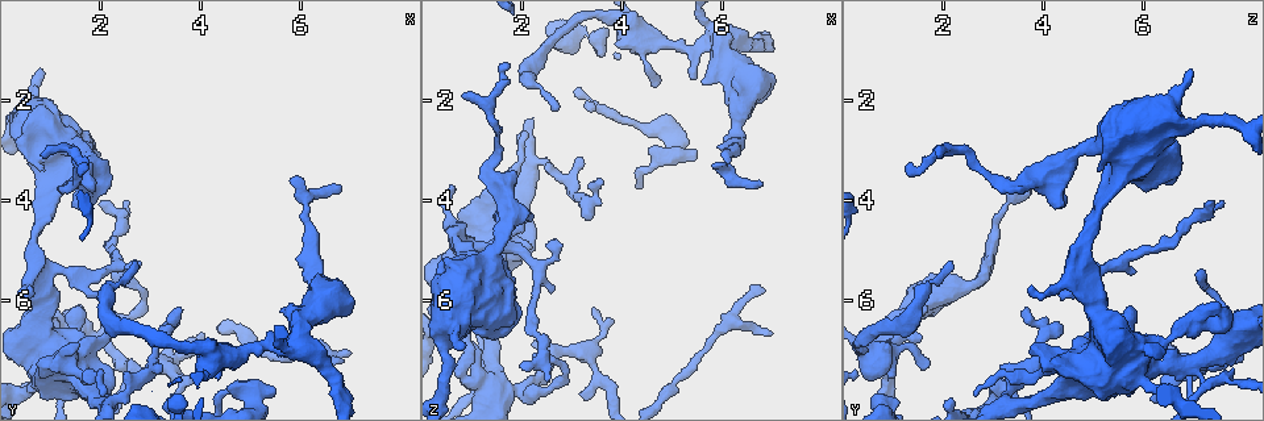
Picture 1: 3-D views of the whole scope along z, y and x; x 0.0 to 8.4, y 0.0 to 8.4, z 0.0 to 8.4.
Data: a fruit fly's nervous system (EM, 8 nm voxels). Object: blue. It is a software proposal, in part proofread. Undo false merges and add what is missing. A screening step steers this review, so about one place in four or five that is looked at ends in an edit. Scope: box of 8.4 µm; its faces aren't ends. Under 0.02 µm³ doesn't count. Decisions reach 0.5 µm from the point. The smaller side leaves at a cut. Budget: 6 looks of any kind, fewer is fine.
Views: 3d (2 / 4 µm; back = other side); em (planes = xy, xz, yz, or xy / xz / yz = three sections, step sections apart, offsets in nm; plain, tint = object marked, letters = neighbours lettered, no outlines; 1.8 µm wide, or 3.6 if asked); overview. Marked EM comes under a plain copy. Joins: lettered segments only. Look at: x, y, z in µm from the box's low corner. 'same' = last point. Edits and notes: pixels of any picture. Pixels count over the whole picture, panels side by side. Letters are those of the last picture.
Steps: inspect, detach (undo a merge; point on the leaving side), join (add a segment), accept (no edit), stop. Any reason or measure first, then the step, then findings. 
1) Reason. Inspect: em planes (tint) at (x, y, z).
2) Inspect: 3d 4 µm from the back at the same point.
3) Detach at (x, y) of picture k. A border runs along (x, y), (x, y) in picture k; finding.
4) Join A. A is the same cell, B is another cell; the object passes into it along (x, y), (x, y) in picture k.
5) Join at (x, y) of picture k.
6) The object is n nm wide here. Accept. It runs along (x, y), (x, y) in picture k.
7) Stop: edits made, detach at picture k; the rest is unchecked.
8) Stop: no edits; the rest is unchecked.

Tapers out. Inspect: em xz step 4 (tint) at (3.65, 6.20, 3.60).

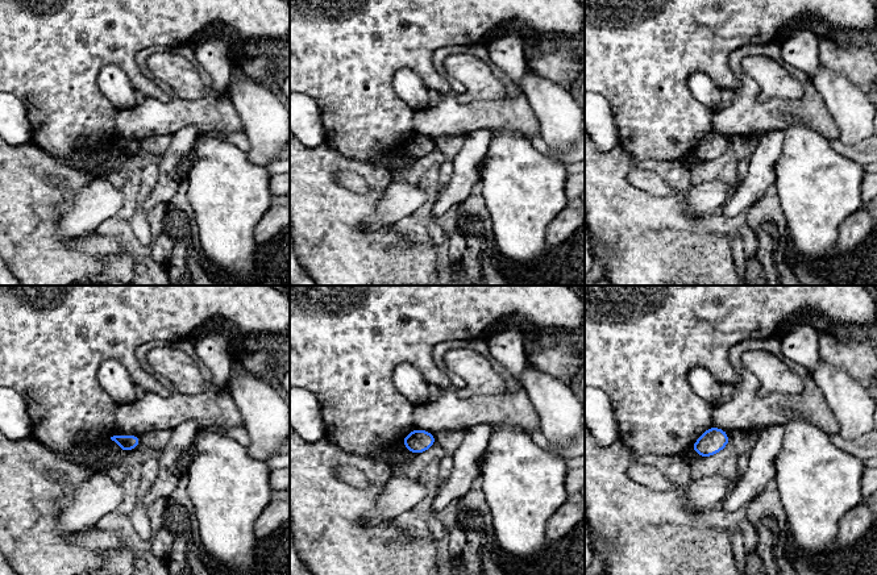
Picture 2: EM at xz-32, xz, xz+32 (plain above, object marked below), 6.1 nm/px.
What lies round it. Inspect: em xz step 4 (letters) at the same point.

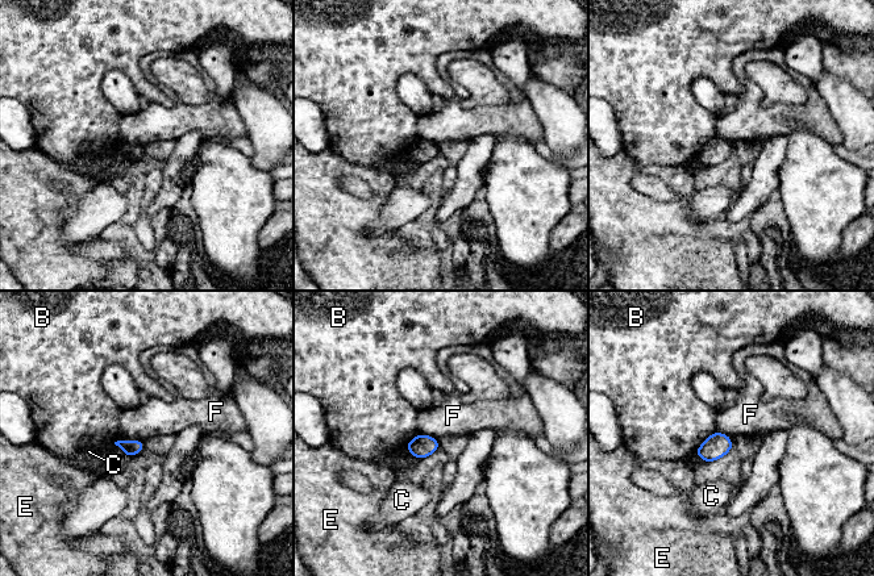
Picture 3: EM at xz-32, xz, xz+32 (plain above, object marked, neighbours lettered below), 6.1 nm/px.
The longest contact is with B, 190 nm. Accept. B, C, E and F are other cells; no lettered segment goes on from it.

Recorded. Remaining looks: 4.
Thin neck. Inspect: em xz step 16 (letters) at (1.40, 7.20, 7.00).

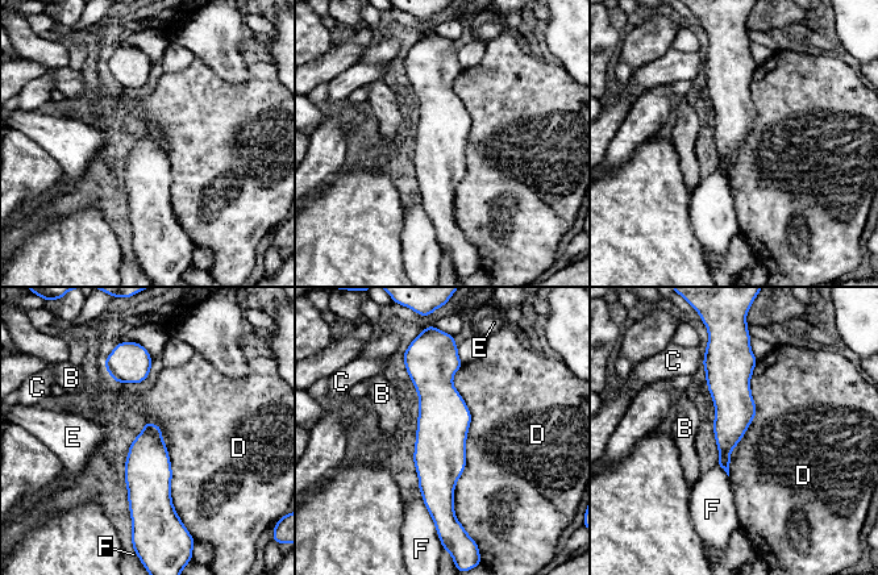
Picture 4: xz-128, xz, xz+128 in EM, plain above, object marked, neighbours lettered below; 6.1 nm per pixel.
Inspect: em planes (letters) at the same point.

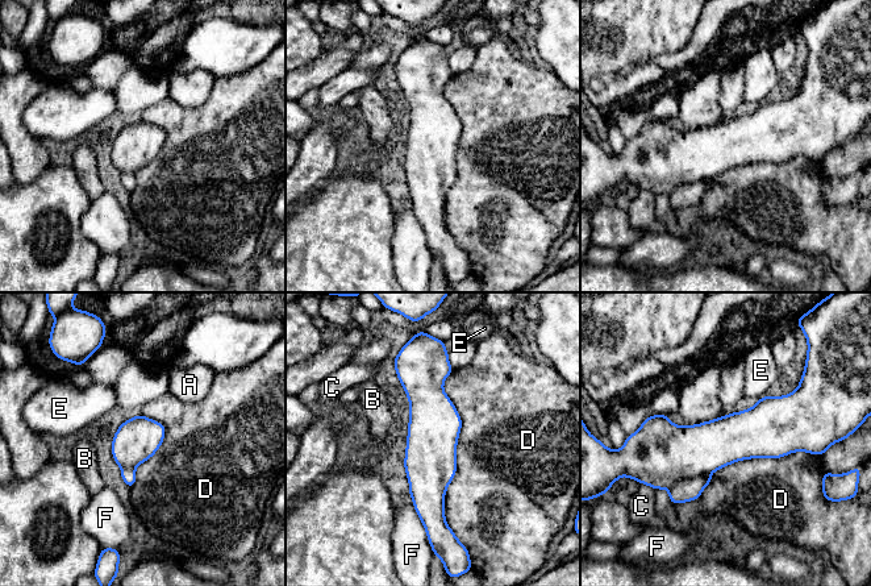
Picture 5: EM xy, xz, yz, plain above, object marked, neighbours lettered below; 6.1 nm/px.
Detach at (687, 490) of picture 5. A, B, C, D, E and F are other cells; a border runs along (708, 473), (680, 479), (669, 490) in picture 5; two neurons meet here.

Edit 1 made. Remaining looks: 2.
Looks like a crossing. Inspect: em xy step 4 (tint) at (5.95, 6.70, 0.90).

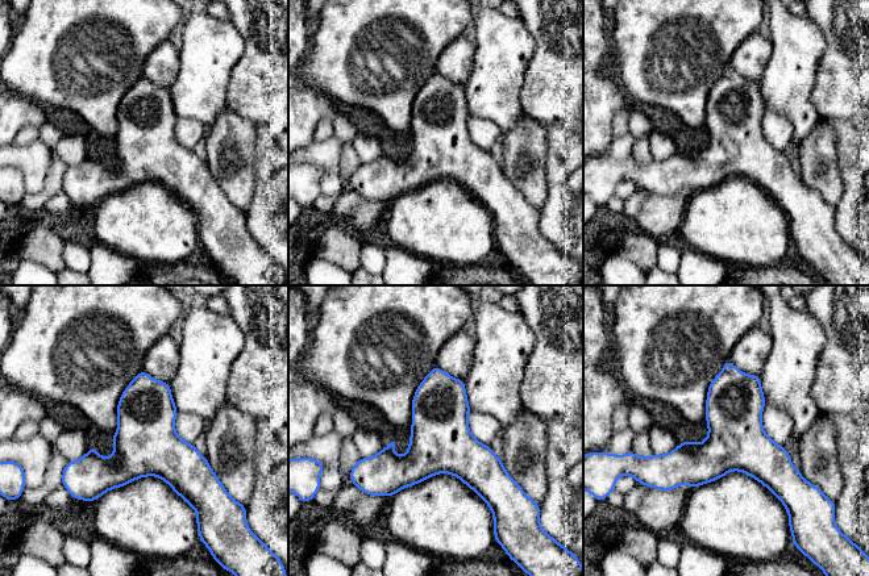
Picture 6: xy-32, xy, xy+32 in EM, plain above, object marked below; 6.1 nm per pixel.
Inspect: em planes (letters) at the same point.

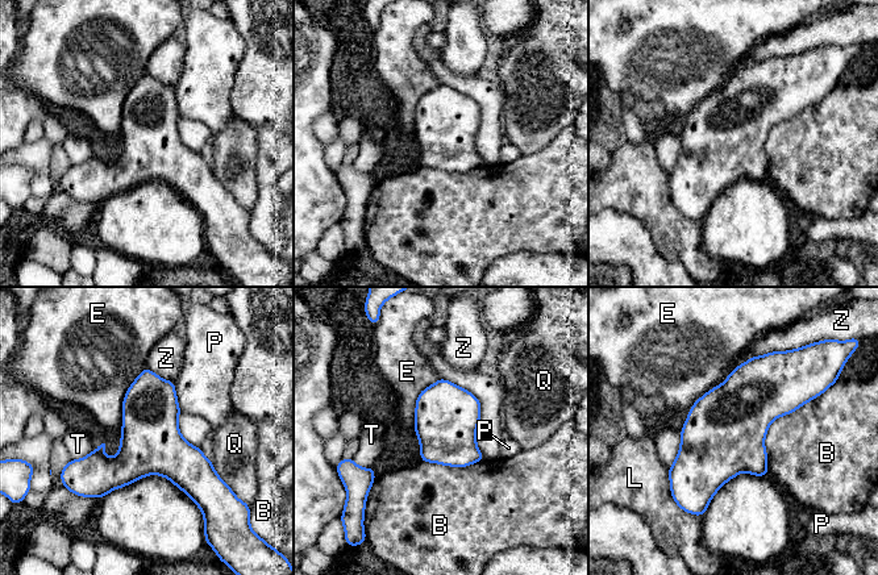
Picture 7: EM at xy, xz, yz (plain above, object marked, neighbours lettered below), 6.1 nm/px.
Accept. B, E, L, P, Q, T and Z are other cells; a border runs along (736, 367), (693, 404), (679, 433) in picture 7; continuous, no second neuron.

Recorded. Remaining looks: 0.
Stop: edits made, detach at picture 5; the rest is unchecked.

